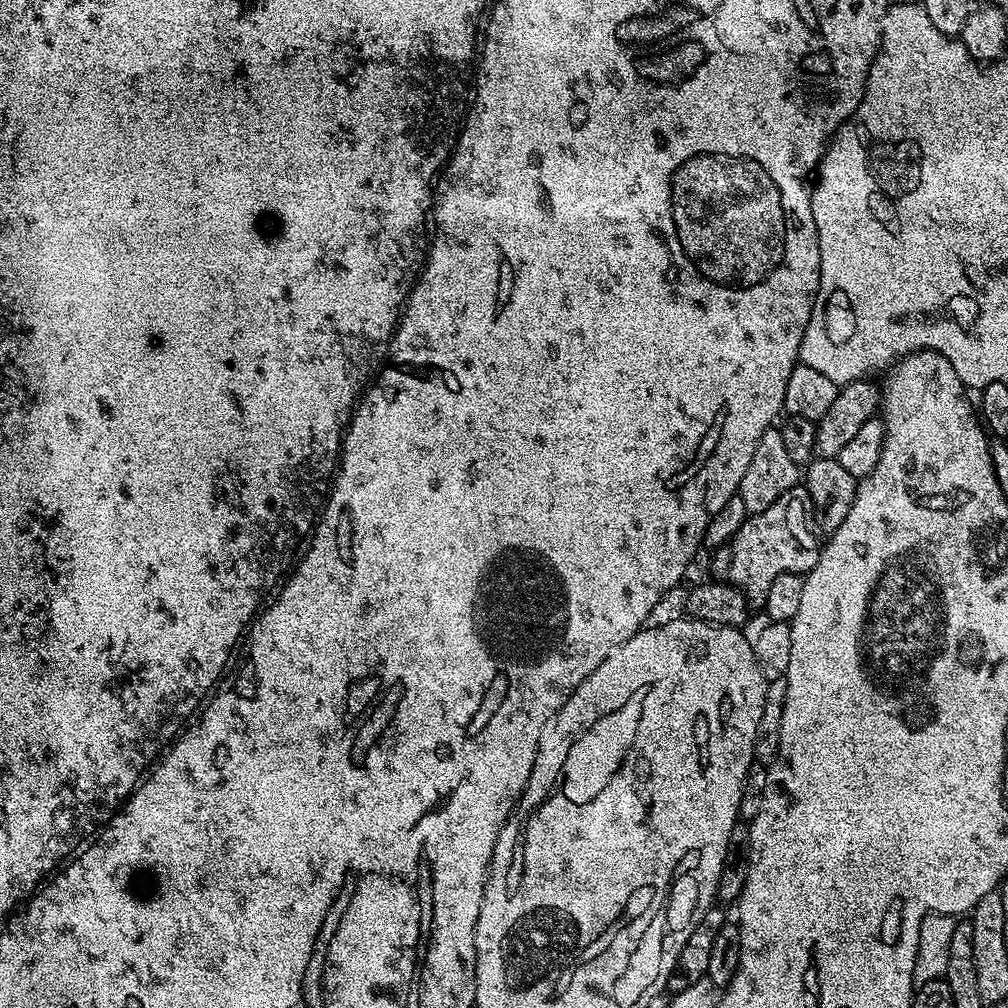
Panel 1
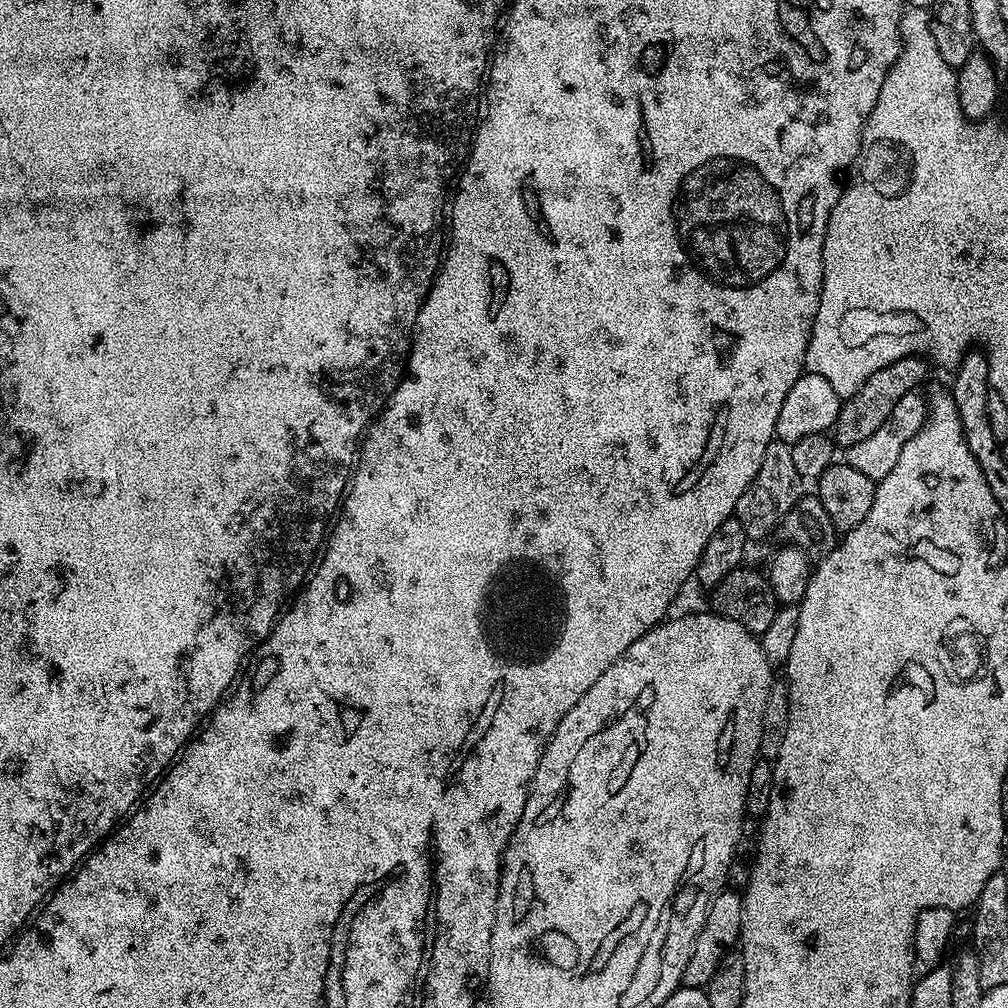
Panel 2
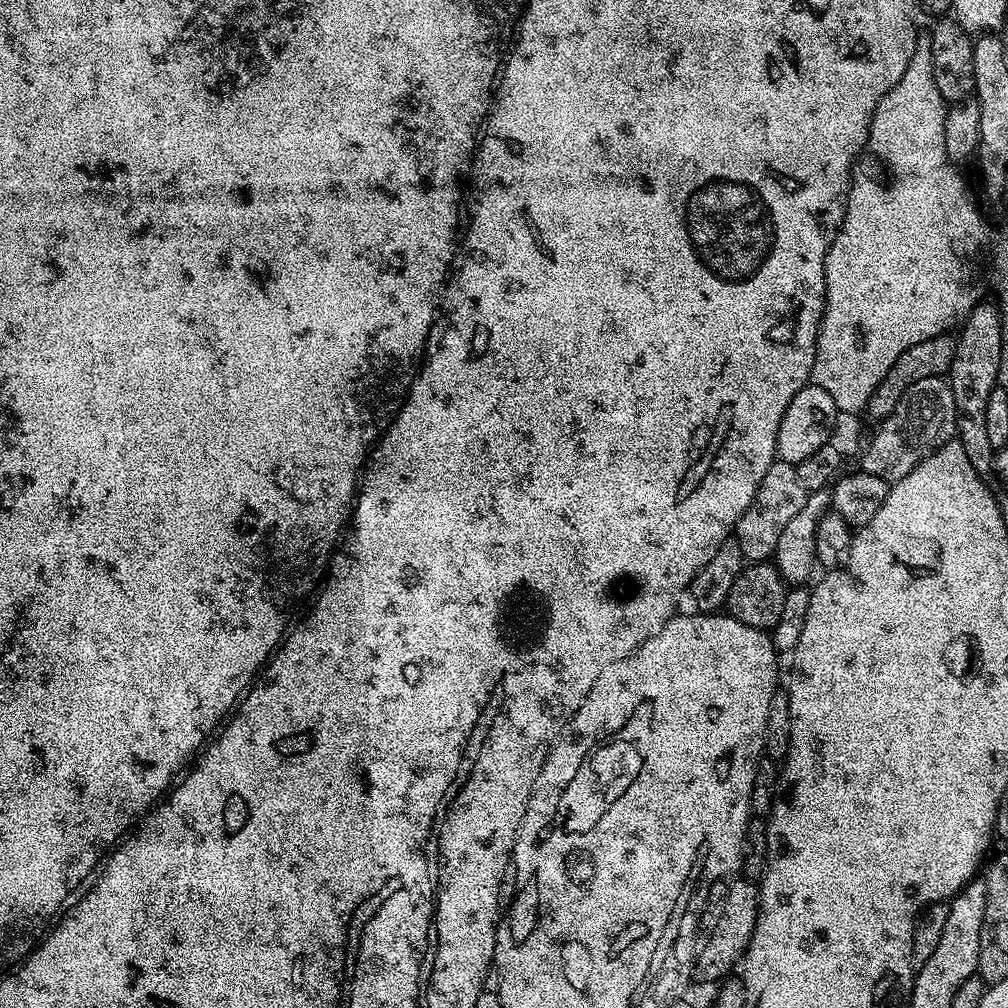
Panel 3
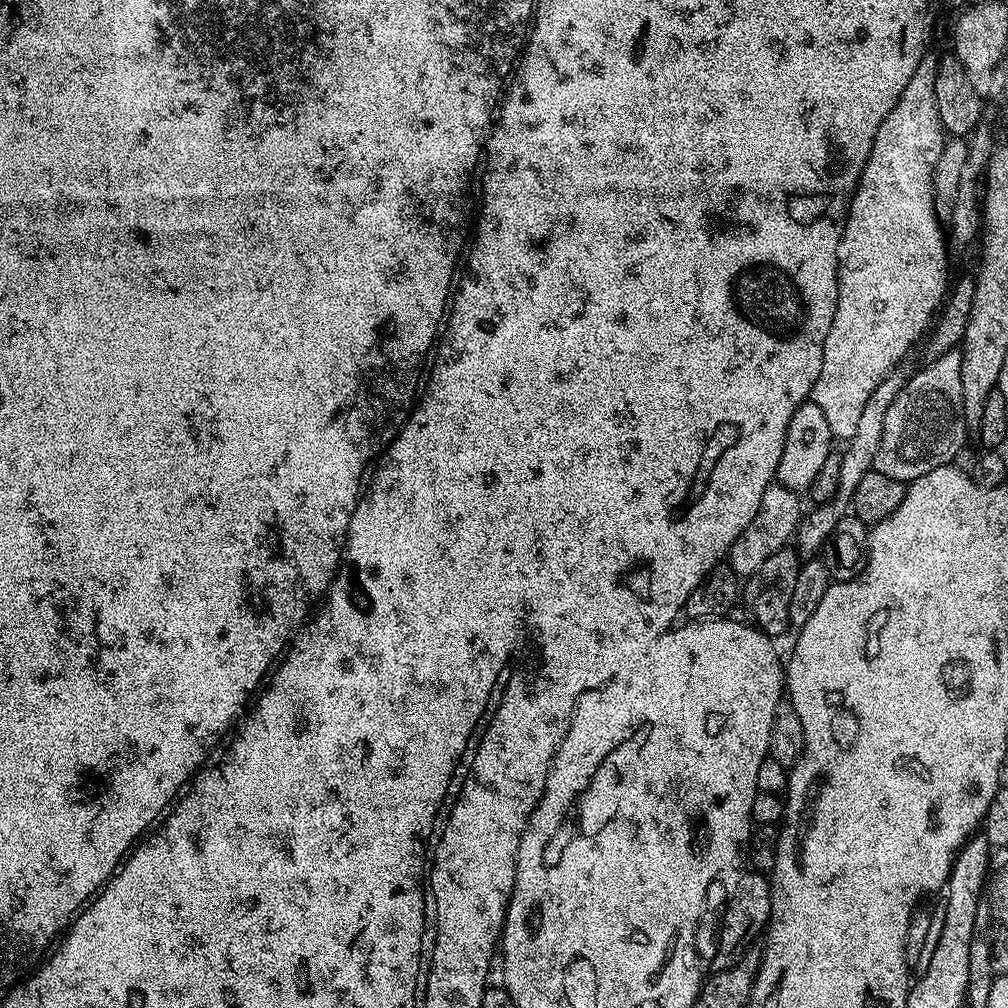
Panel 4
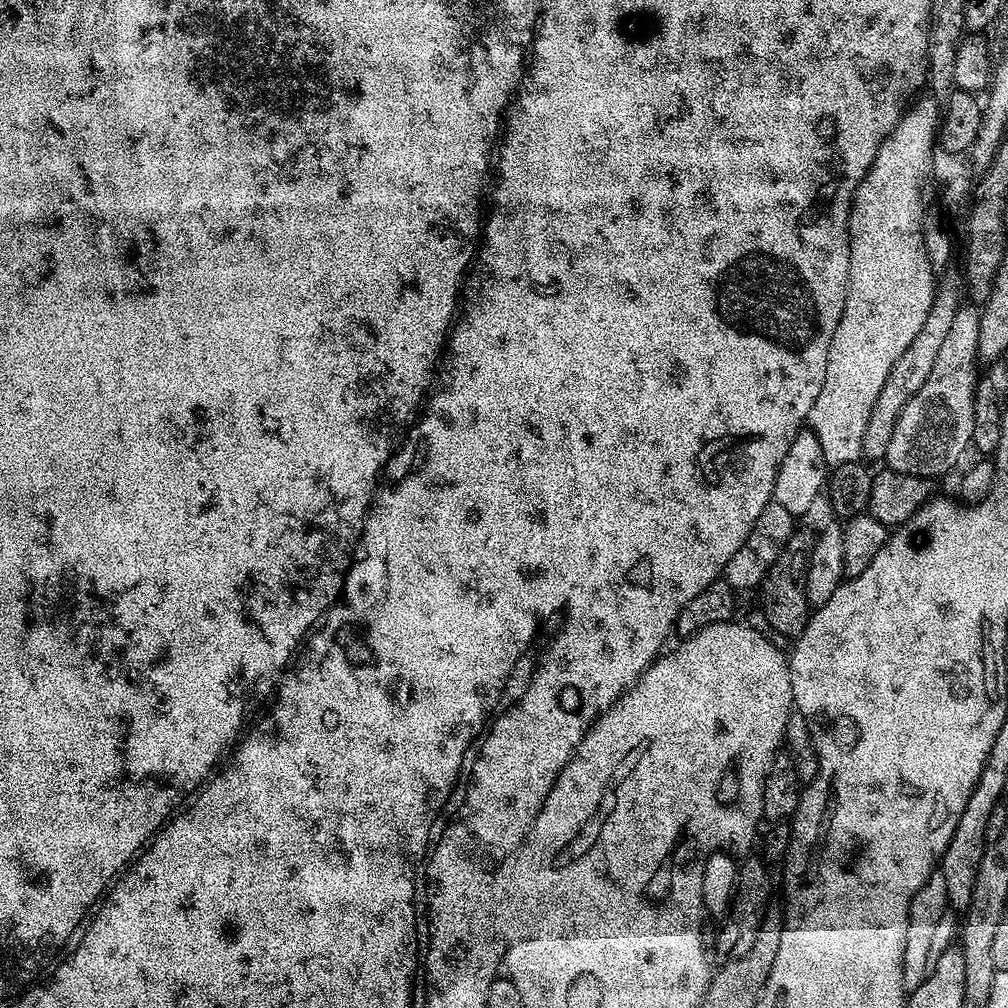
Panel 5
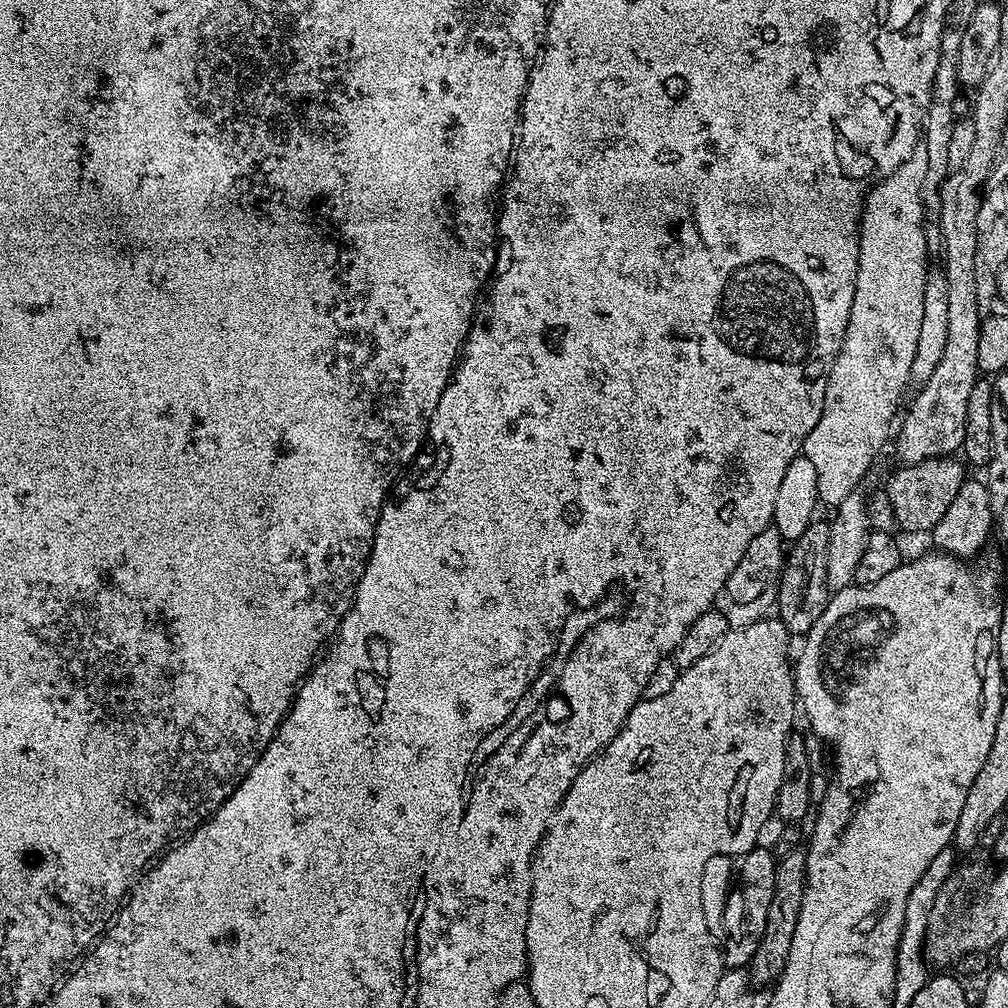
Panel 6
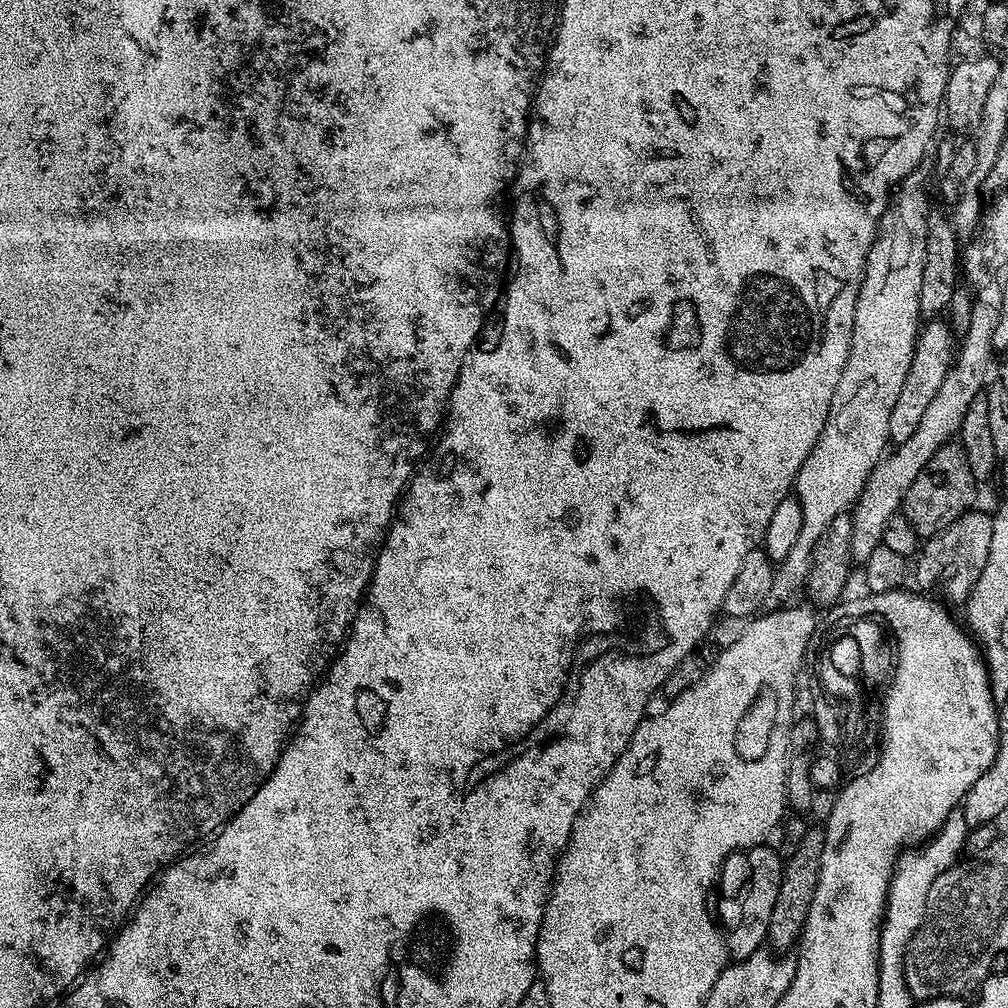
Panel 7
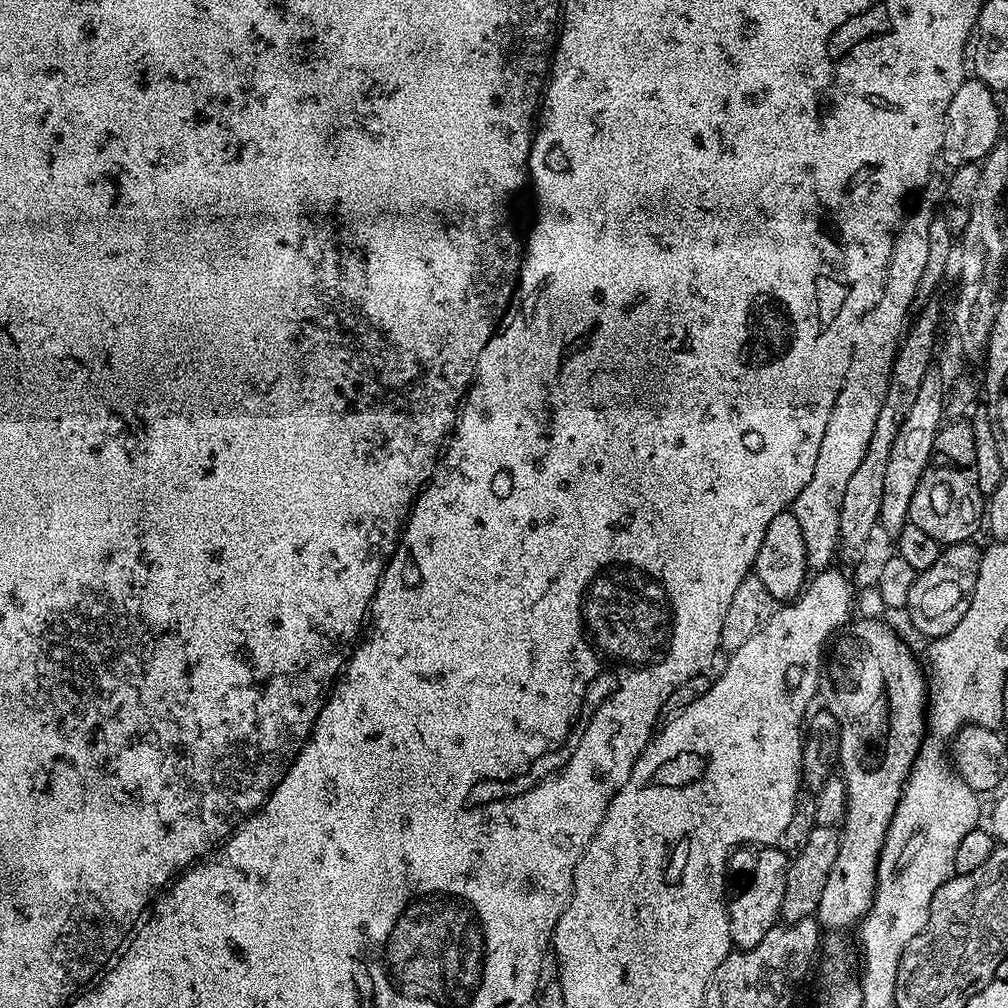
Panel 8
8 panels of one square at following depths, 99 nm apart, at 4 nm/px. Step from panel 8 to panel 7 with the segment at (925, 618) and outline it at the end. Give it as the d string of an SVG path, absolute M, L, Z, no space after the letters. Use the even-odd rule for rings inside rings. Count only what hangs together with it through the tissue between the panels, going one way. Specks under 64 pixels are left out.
M969 510L938 535L927 539L914 564L914 582L921 591L938 590L945 601L965 603L981 577L990 554L992 516Z

